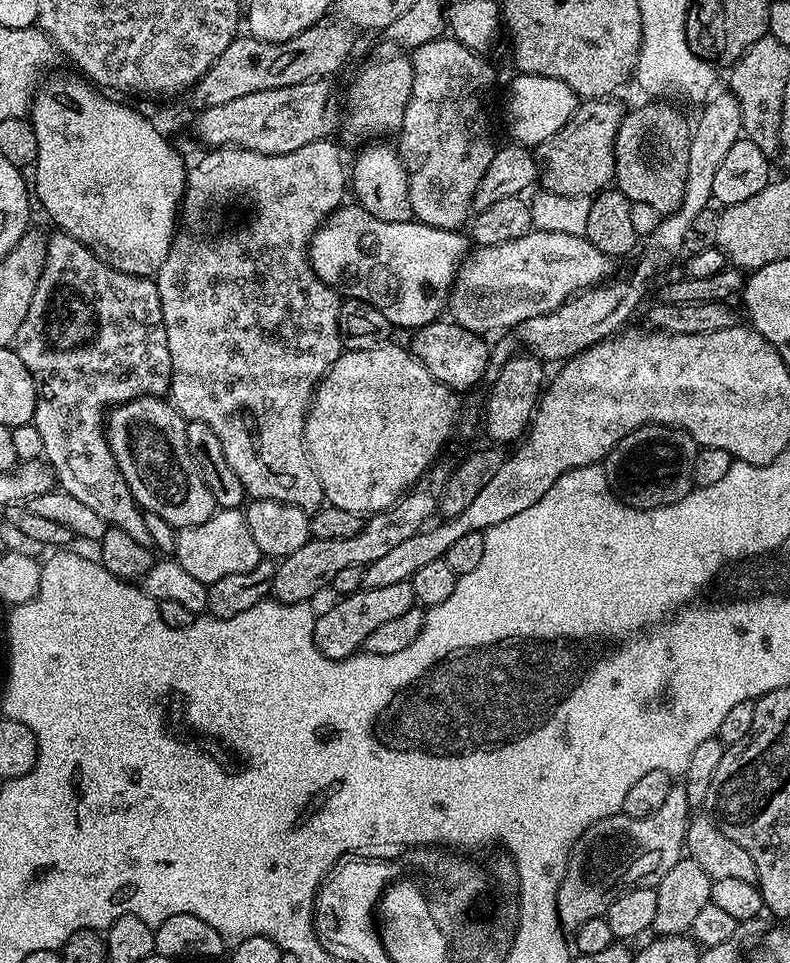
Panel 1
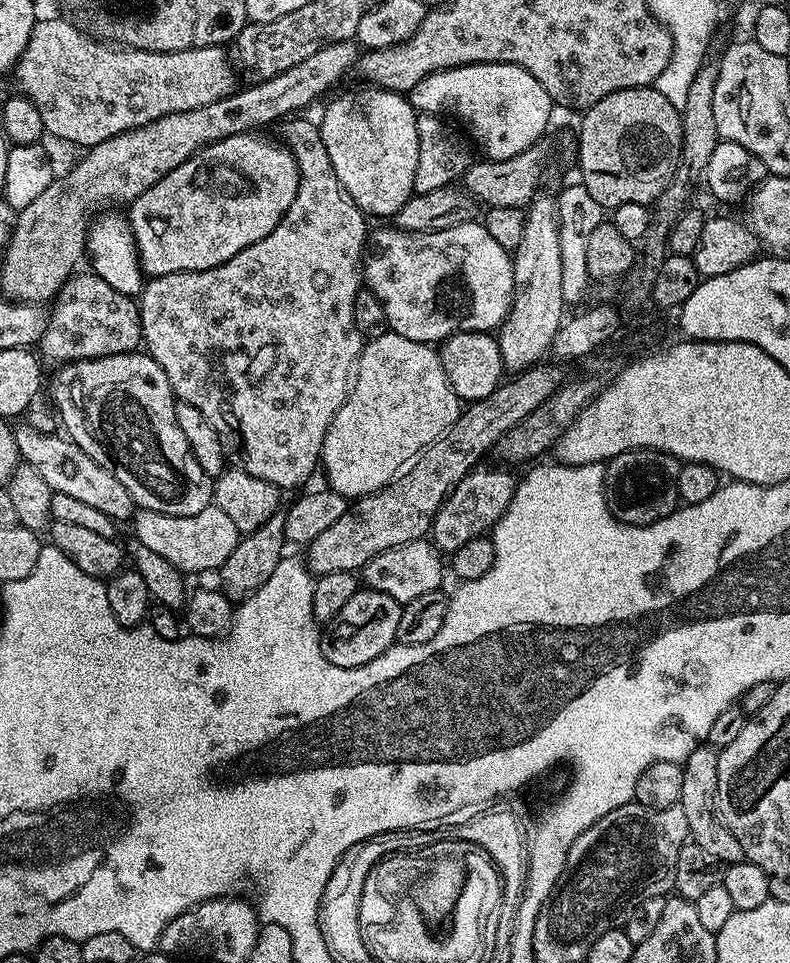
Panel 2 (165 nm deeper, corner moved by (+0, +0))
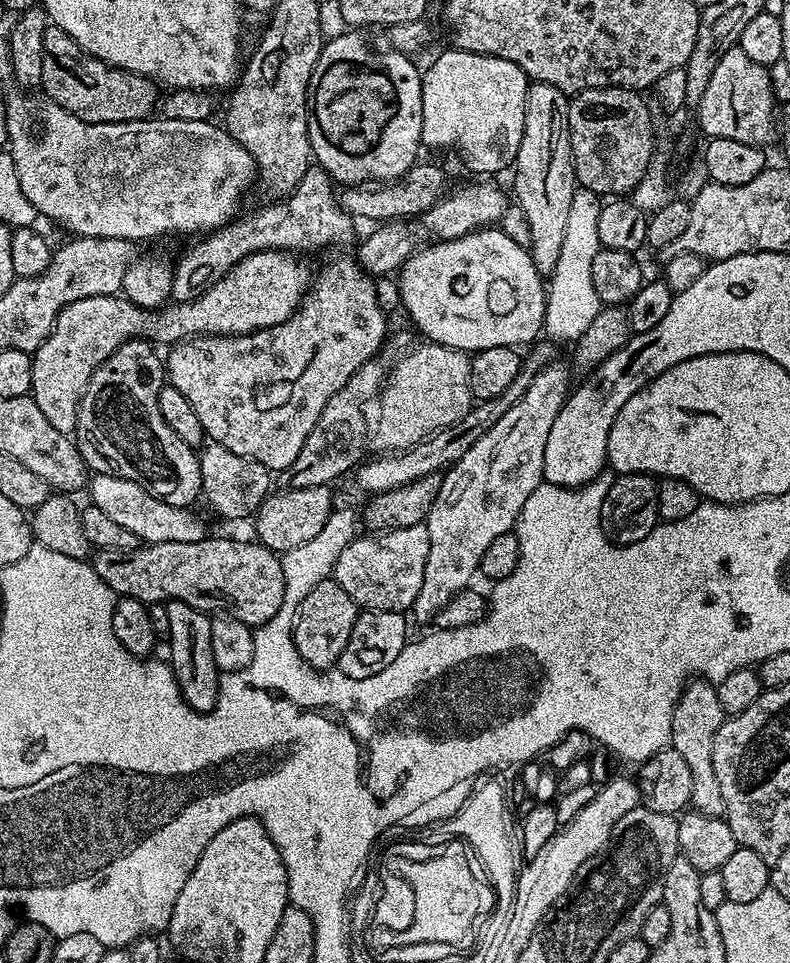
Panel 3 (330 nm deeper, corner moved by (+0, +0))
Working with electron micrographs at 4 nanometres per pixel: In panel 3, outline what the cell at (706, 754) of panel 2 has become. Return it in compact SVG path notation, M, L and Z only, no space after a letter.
M703 678L693 679L674 706L670 747L682 754L686 767L694 777L691 807L707 816L724 816L722 786L718 786L718 774L714 774L714 734L718 734L725 719L726 714L722 710L722 702L718 702L715 687Z

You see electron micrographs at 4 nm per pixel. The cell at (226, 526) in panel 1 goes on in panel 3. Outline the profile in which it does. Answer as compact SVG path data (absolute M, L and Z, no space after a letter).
M96 474L91 477L91 503L98 506L108 517L133 532L144 544L158 542L198 542L205 539L204 524L188 508L175 508L142 490L138 482L130 482L121 476Z

